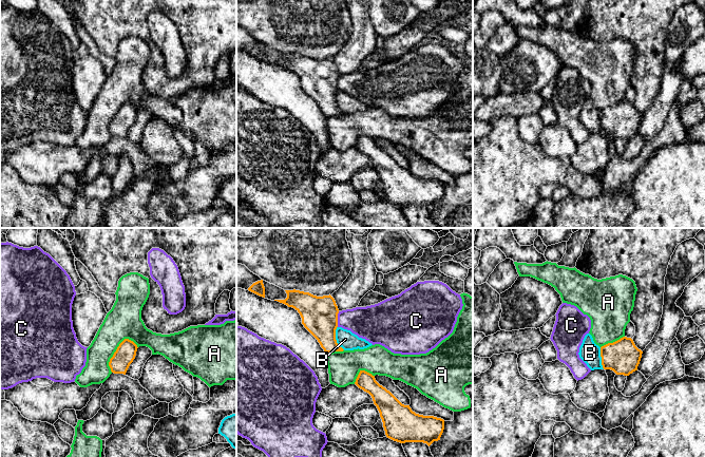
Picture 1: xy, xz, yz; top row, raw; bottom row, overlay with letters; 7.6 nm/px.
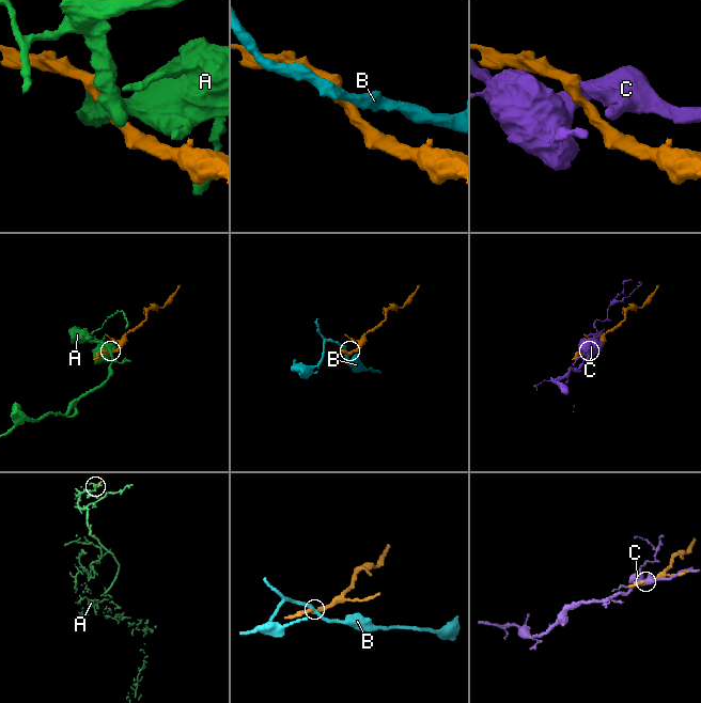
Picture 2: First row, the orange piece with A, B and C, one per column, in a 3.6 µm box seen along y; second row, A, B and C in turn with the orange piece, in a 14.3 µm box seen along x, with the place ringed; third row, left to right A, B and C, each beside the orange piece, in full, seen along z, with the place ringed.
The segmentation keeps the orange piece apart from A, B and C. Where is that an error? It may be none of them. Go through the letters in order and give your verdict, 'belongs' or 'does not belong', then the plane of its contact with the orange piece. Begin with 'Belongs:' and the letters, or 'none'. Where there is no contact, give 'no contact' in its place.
Belongs: none
A: does not belong; meets orange in xy
B: does not belong; meets orange in xz
C: does not belong; meets orange in xz

